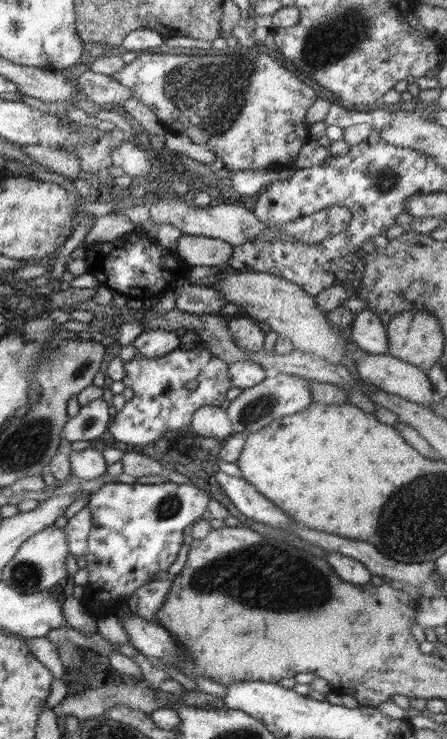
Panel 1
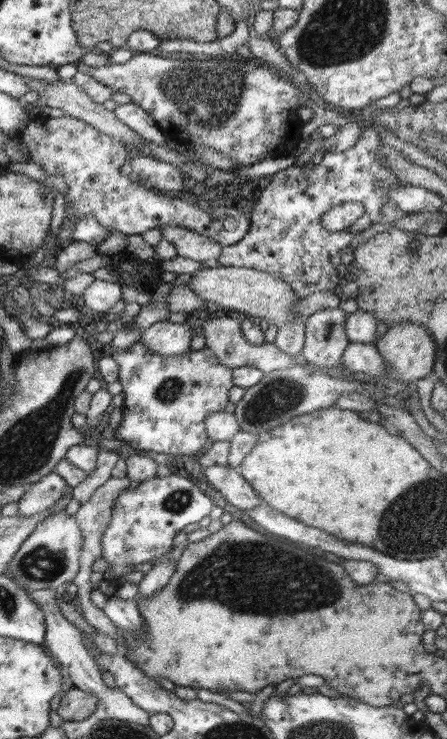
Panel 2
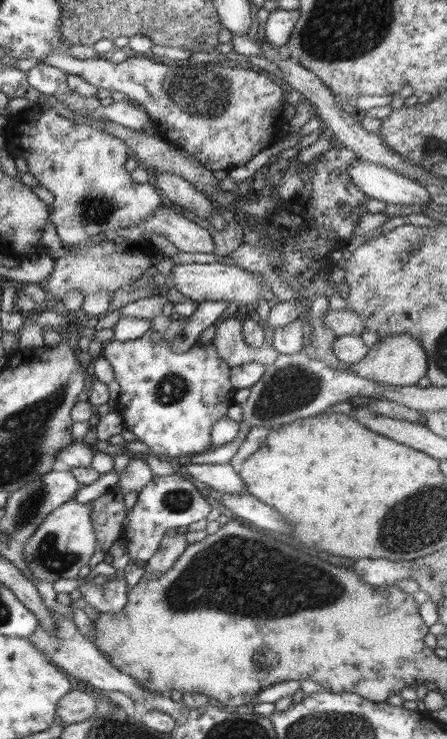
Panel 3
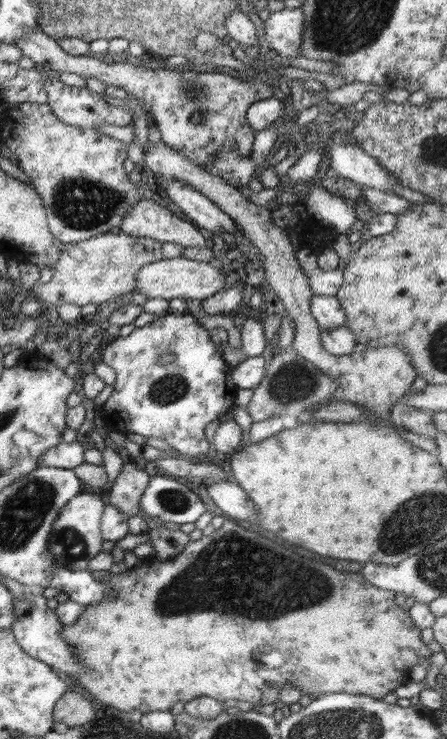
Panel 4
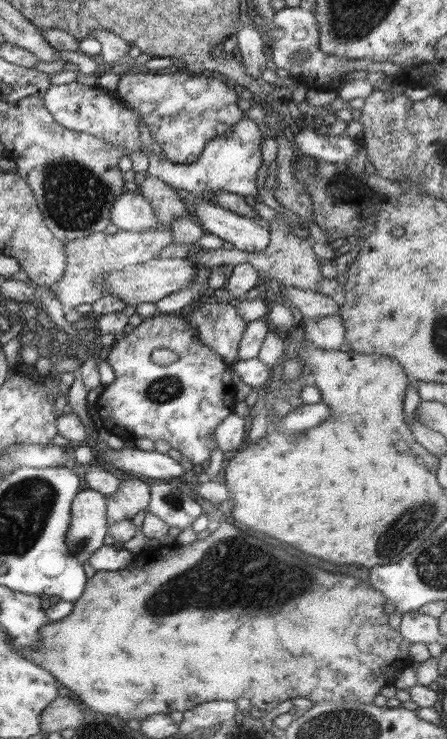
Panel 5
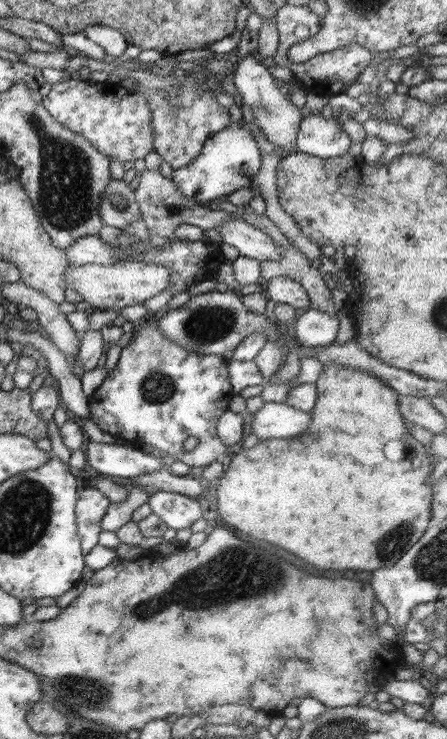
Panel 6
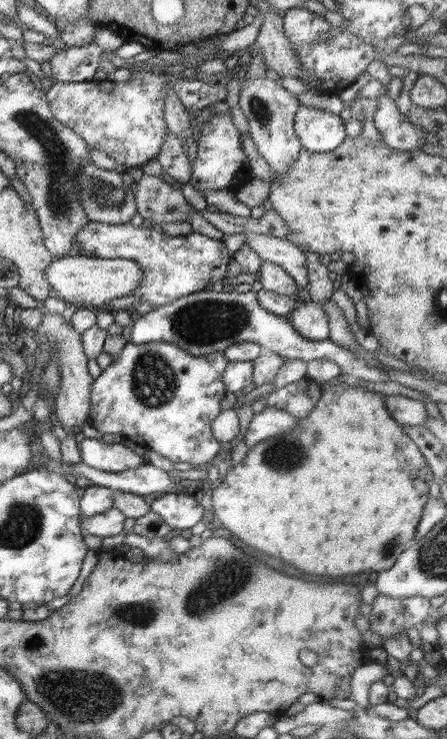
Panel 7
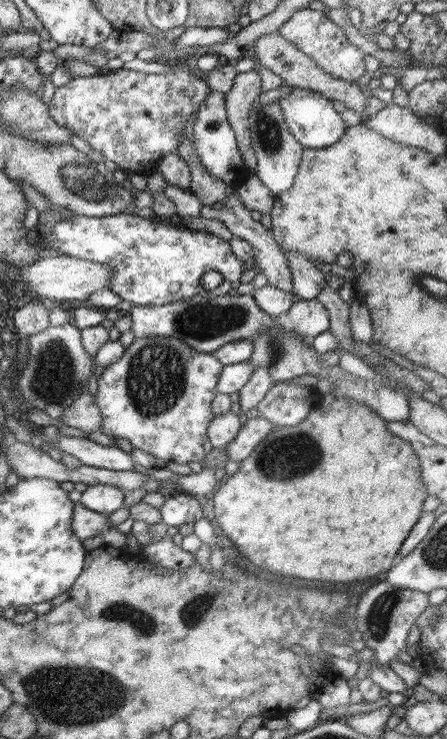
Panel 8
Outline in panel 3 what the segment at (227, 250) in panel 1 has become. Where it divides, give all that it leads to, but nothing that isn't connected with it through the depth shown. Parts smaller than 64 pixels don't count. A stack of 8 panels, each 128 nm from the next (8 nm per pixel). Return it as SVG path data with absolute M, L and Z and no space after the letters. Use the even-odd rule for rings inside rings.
M169 204L154 210L154 214L144 224L132 228L118 228L115 236L130 242L141 241L146 230L167 238L179 252L214 253L214 241L210 232Z

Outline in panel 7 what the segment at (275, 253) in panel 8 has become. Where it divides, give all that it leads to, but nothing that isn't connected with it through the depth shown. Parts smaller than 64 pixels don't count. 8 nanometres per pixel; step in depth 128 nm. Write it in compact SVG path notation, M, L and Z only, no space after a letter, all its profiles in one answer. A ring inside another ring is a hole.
M262 260L257 278L262 283L263 288L270 290L270 292L274 291L280 296L292 296L300 301L305 298L305 293L300 290L300 285L281 265Z

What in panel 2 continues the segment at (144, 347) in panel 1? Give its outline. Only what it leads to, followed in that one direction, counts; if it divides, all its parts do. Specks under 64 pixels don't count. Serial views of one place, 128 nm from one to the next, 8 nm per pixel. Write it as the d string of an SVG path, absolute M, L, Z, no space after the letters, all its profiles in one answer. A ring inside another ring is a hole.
M160 320L142 331L140 342L148 344L148 350L164 355L181 355L190 351L192 344L192 321L172 323Z

